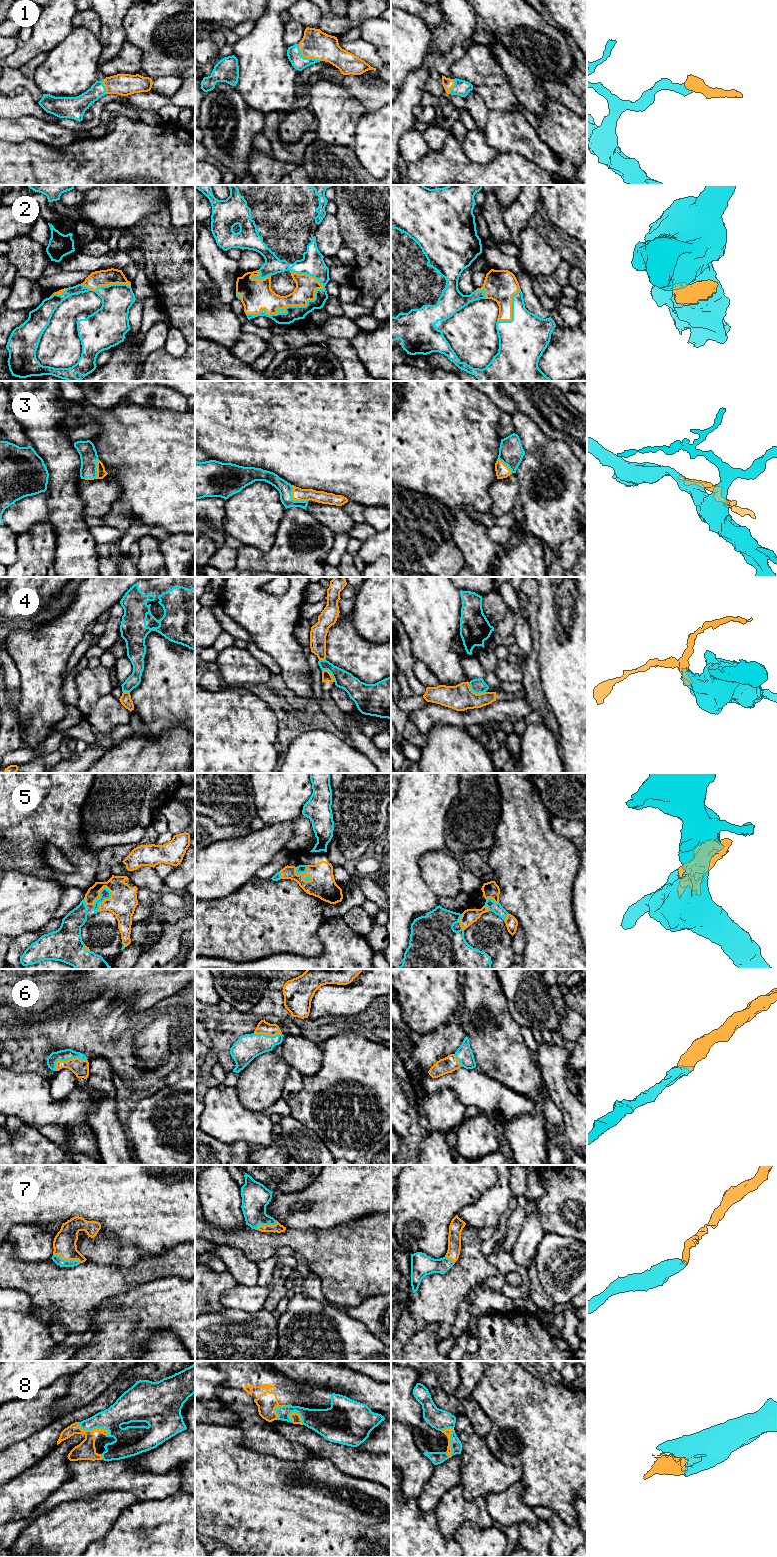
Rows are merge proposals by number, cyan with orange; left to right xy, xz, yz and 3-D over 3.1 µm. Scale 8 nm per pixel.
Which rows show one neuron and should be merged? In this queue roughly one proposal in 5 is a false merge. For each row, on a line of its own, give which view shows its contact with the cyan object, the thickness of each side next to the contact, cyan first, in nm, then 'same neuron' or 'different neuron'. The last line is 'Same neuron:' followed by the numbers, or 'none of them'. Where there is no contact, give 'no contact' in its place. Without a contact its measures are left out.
1: meets cyan in xz; 120 nm thick on the cyan side, 220 nm on the other; same neuron
2: meets cyan in xz; 120 nm thick on the cyan side, 220 nm on the other; same neuron
3: meets cyan in xy; 140 nm thick on the cyan side, 80 nm on the other; same neuron
4: meets cyan in yz; 120 nm thick on the cyan side, 200 nm on the other; different neuron
5: meets cyan in xy; 80 nm thick on the cyan side, 220 nm on the other; same neuron
6: meets cyan in xy; 100 nm thick on the cyan side, 140 nm on the other; same neuron
7: meets cyan in xy; 70 nm thick on the cyan side, 190 nm on the other; same neuron
8: meets cyan in xy; 190 nm thick on the cyan side, 150 nm on the other; same neuron
Same neuron: 1, 2, 3, 5, 6, 7, 8

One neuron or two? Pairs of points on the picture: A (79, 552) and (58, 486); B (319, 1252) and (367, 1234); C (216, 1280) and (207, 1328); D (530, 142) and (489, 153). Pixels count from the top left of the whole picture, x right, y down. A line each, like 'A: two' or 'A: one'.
A: one
B: one
C: two
D: two

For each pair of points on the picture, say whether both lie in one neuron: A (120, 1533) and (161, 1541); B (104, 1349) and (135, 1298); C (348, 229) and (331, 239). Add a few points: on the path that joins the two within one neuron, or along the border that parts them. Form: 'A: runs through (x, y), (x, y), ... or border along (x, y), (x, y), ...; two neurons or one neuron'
A: runs through (130, 1541), (151, 1541); one neuron
B: runs through (117, 1336), (133, 1318), (135, 1311); one neuron
C: border along (336, 216), (343, 245); two neurons

